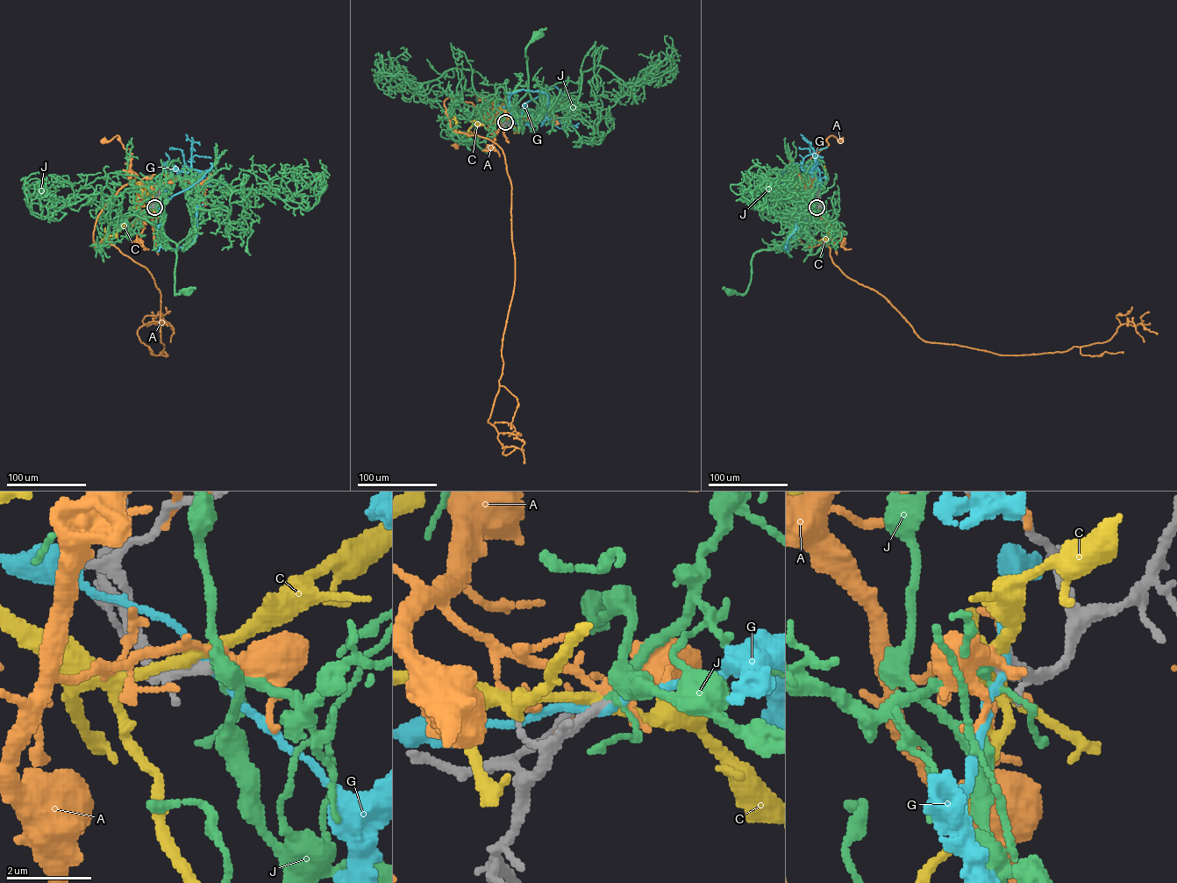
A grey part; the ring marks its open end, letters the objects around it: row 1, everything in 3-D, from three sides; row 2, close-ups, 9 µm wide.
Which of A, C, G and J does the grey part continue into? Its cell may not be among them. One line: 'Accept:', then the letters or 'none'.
Accept: J

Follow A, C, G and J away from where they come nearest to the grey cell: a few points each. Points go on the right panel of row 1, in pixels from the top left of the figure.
A: (816, 207), (810, 202), (808, 191), (808, 161), (828, 146), (826, 139), (831, 135), (839, 140)
C: (817, 207), (818, 199), (811, 185), (807, 187), (808, 191), (823, 187), (827, 175), (824, 166)
G: (817, 207), (813, 200), (787, 186), (781, 175), (792, 163), (797, 163), (804, 171), (816, 168), (818, 186)
J: (816, 207), (817, 213), (804, 222), (805, 228), (795, 238), (781, 248), (753, 254), (745, 293), (730, 291)

